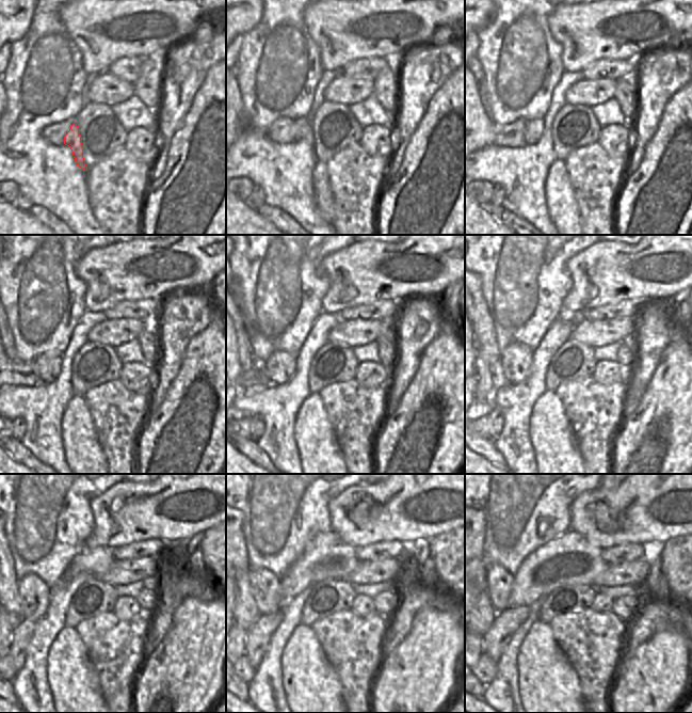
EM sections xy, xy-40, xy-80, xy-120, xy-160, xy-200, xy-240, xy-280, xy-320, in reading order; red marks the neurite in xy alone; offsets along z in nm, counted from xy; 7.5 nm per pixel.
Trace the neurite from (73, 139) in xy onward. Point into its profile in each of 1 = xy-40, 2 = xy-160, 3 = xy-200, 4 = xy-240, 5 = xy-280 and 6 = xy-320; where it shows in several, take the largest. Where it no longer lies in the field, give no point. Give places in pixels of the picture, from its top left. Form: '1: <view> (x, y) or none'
1: xy-40 (303, 125)
2: xy-160 (280, 366)
3: xy-200 (516, 359)
4: xy-240 (34, 593)
5: xy-280 (264, 585)
6: xy-320 (499, 581)

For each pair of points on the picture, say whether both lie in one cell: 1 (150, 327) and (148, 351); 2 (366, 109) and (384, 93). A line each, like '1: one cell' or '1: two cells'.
1: one cell
2: two cells

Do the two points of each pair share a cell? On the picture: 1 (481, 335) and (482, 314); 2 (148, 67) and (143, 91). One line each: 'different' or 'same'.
1: same
2: same

